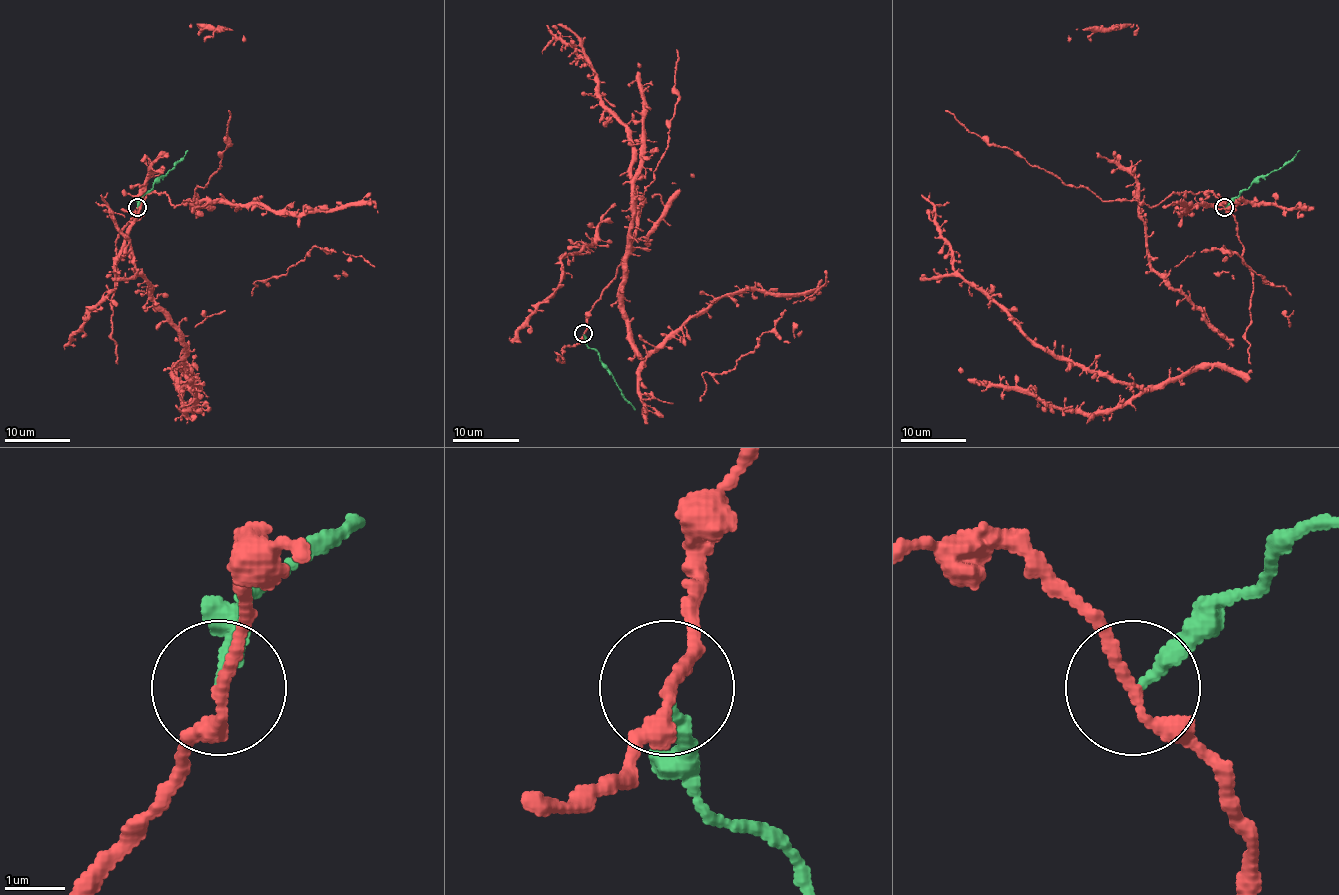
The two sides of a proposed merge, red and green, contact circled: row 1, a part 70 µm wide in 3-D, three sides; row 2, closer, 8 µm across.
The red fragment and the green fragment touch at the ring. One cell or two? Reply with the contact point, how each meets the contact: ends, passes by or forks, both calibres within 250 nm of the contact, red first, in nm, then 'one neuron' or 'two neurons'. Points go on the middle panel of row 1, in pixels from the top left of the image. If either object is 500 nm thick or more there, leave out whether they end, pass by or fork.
(583, 333) | red passes by | green ends | 180/240 nm | two neurons

